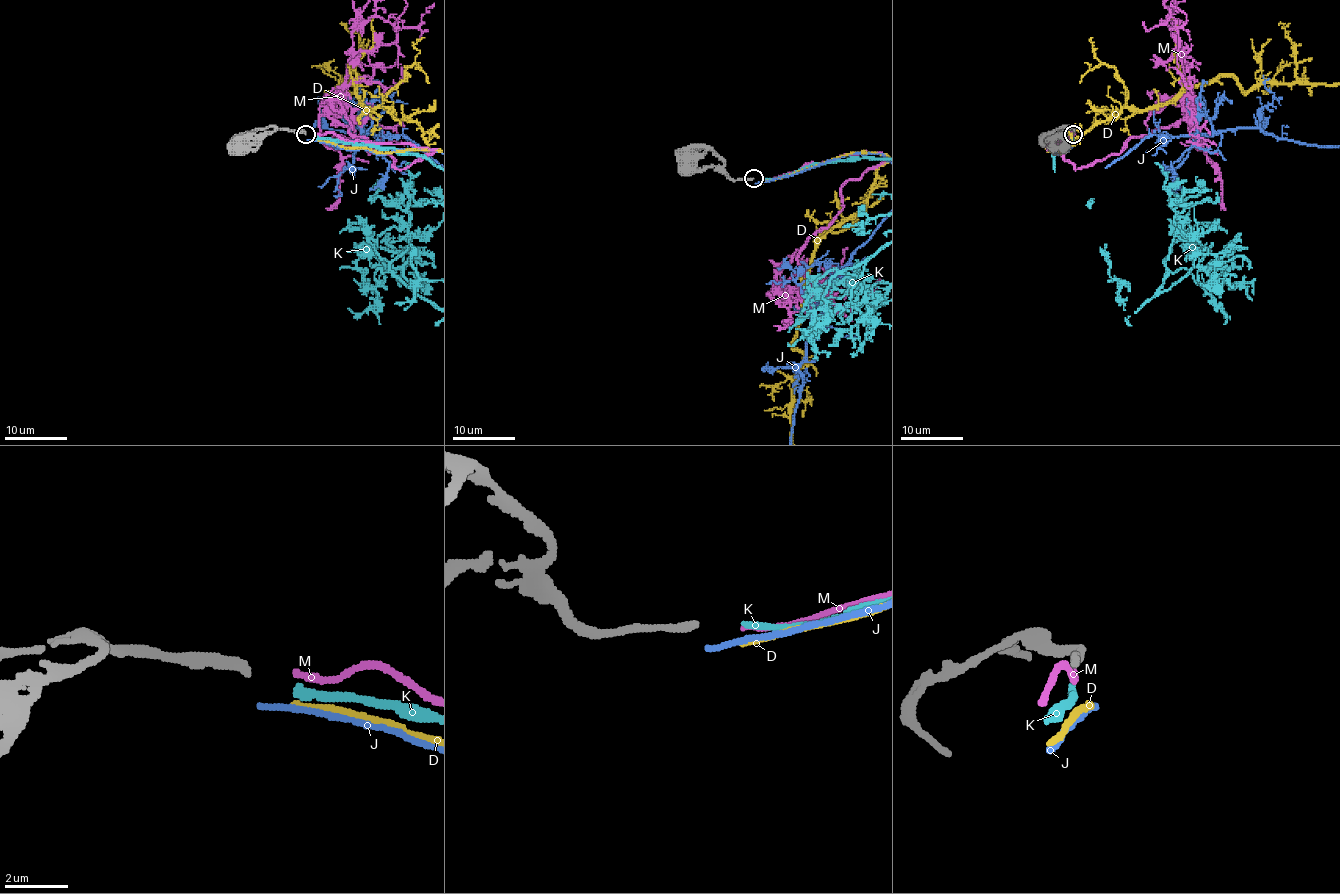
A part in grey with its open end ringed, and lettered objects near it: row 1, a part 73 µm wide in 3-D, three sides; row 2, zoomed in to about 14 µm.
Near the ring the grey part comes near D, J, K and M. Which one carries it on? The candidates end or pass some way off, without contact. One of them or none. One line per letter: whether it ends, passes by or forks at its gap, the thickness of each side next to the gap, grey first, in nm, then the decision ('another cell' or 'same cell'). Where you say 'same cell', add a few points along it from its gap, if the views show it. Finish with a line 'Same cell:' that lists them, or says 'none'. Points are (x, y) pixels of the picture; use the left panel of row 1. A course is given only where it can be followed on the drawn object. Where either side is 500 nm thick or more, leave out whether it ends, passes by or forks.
D: it ends there; 240 nm thick on the grey side, 180 nm on the other; another cell
J: it ends there; 240 nm thick on the grey side, 170 nm on the other; another cell
K: it ends there; 240 nm thick on the grey side, 240 nm on the other; same cell
M: it ends there; 240 nm thick on the grey side, 190 nm on the other; another cell
Same cell: K

